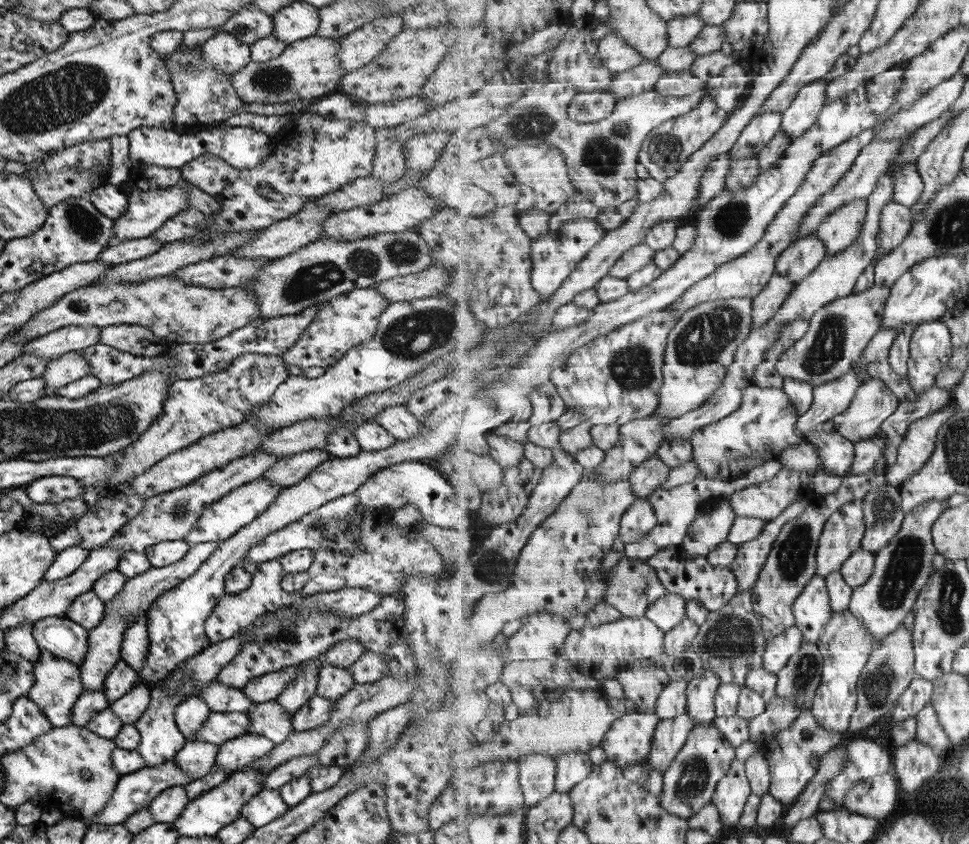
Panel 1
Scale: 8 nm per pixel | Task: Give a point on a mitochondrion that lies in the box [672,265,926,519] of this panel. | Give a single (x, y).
(828, 348)

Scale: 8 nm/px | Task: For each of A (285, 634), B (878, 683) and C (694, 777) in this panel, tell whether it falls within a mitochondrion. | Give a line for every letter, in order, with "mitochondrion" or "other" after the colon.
A: mitochondrion
B: mitochondrion
C: mitochondrion

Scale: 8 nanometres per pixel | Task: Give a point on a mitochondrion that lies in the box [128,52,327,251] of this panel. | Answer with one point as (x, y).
(271, 80)

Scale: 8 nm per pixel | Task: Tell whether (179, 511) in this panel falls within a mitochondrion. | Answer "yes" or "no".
yes

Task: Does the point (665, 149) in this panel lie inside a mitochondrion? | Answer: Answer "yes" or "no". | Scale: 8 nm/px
yes

